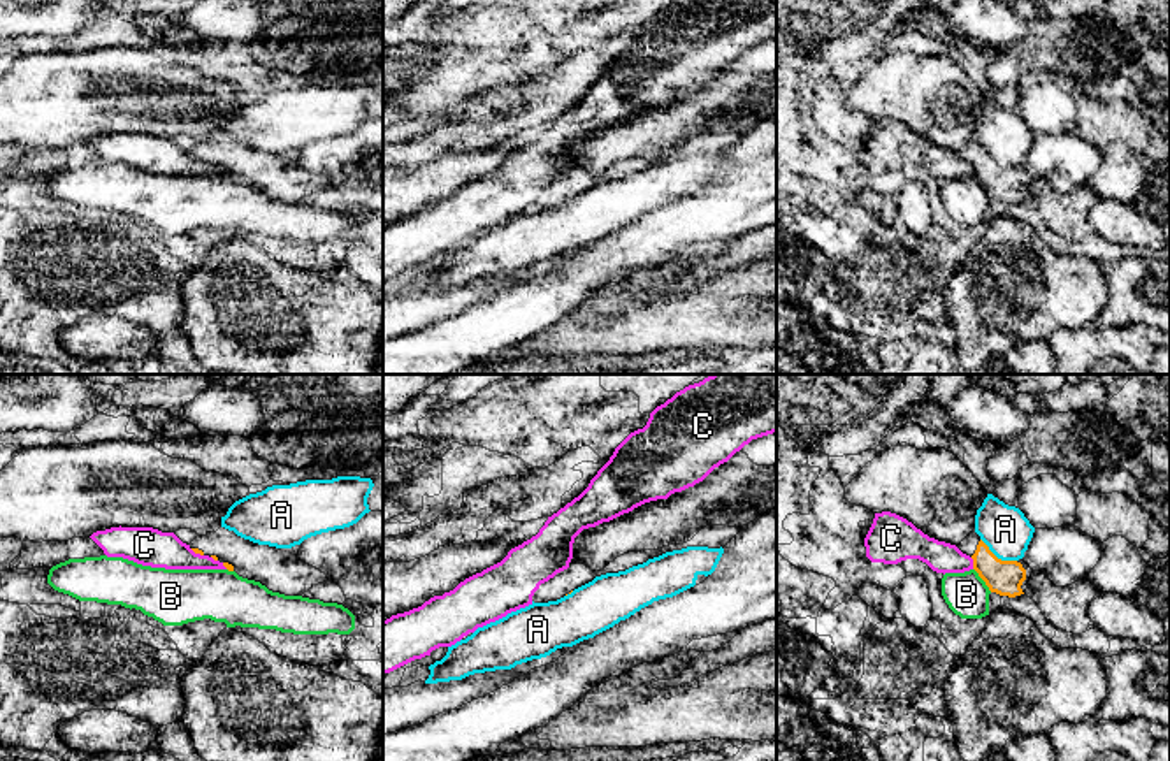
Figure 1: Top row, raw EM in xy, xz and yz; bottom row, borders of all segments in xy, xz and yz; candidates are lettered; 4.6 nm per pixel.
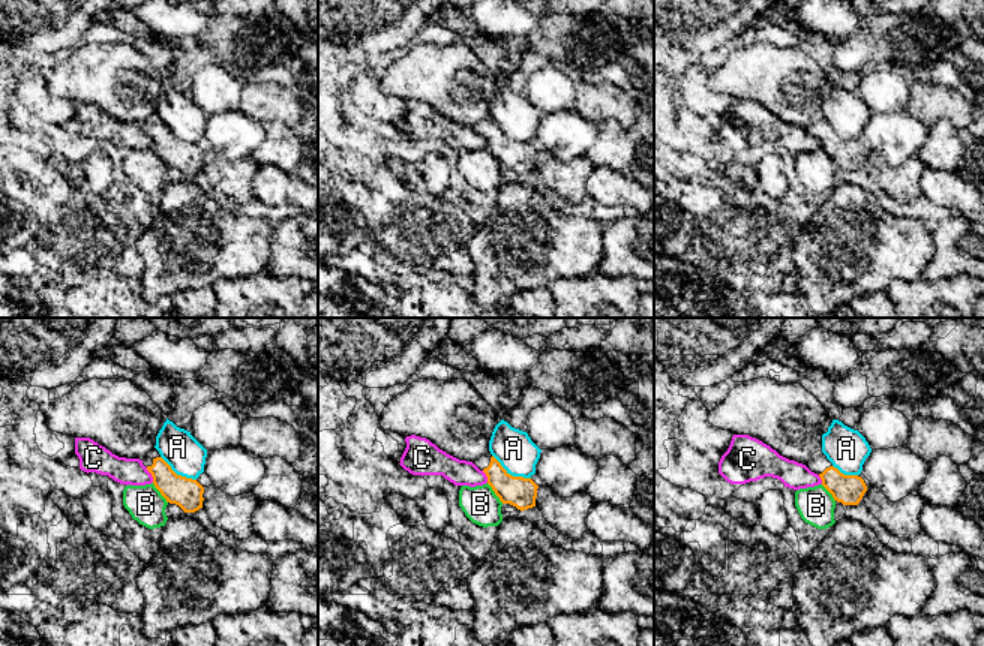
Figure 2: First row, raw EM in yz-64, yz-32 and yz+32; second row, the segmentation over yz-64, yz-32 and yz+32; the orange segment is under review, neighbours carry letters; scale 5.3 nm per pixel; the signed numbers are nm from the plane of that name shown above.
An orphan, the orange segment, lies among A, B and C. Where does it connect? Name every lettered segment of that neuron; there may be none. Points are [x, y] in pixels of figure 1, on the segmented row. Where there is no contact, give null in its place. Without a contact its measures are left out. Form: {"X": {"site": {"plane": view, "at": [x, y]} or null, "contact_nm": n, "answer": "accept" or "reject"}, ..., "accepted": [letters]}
{"A": {"site": {"plane": "yz", "at": [996, 558]}, "contact_nm": 200, "answer": "reject"}, "B": {"site": {"plane": "yz", "at": [982, 579]}, "contact_nm": 140, "answer": "reject"}, "C": {"site": {"plane": "yz", "at": [974, 563]}, "contact_nm": 60, "answer": "reject"}, "accepted": []}

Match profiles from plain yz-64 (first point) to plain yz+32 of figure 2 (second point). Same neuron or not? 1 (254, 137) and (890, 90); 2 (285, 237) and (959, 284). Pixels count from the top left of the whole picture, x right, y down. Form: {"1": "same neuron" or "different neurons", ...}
{"1": "different neurons", "2": "different neurons"}

